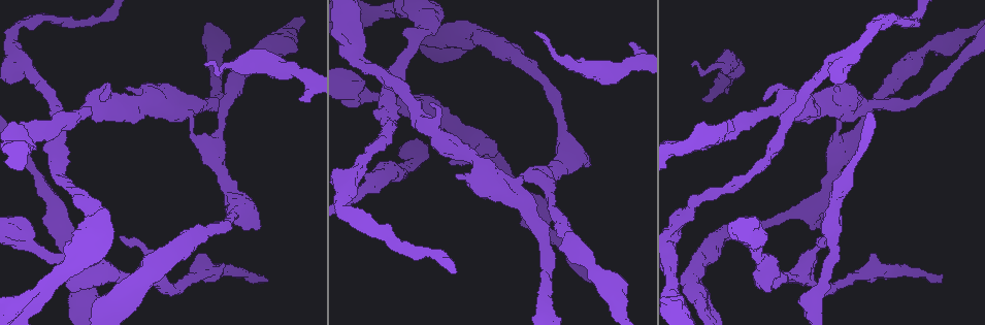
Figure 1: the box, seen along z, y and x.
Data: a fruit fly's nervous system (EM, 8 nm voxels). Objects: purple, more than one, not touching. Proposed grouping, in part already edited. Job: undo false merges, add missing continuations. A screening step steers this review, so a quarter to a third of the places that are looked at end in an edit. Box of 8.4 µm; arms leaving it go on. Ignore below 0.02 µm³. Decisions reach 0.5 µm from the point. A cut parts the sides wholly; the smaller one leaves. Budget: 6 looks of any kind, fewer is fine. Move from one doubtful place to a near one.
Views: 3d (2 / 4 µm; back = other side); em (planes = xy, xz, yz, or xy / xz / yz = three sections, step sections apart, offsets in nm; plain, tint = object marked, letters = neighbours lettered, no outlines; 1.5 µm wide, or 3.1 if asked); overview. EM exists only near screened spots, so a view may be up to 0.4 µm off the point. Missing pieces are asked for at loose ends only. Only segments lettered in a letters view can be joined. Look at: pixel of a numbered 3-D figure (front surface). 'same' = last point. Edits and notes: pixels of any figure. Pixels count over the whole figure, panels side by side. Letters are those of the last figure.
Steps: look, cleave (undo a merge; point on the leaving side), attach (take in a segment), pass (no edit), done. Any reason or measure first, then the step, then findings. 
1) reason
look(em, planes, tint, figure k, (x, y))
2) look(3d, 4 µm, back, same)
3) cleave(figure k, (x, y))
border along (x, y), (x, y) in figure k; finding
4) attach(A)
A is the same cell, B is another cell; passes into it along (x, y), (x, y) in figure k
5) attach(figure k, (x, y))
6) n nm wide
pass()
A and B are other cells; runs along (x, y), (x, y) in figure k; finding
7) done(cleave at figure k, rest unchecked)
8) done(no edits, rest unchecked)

end of a long branch
look(em, 3.1 µm, xz, step 8, tint, figure 1, (268, 281))

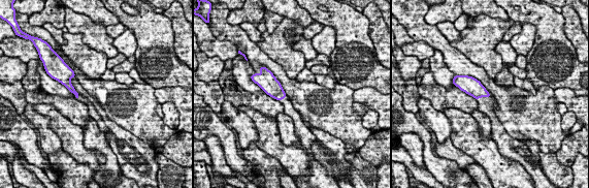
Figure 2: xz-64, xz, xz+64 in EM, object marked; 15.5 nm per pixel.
look(em, 3.1 µm, xz, step 8, letters, same)

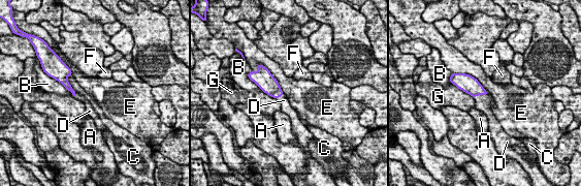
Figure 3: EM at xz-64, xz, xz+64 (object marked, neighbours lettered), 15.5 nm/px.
attach(D)
D is the same cell, A, B, C, E, F and G are other cells; passes into it along (470, 85), (480, 94), (484, 103) in figure 3; the neuron continues

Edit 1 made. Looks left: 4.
look(overview)

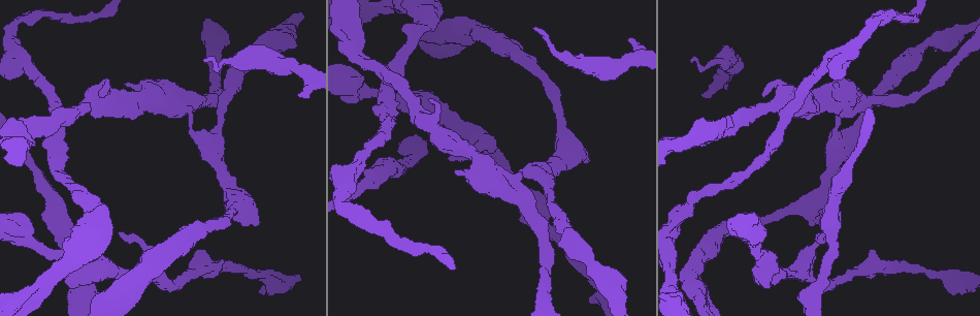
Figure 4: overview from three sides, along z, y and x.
free end
look(em, yz, step 4, letters, figure 4, (432, 99))

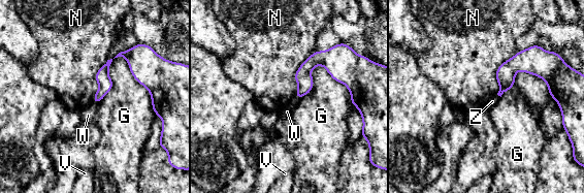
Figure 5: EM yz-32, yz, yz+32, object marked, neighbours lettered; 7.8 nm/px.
G touches over 550 nm
pass()
G, N, V, W and Z are other cells; border along (519, 51), (497, 68), (496, 94) in figure 5; none of them fits

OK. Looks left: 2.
an open end
look(em, planes, letters, figure 4, (702, 95))

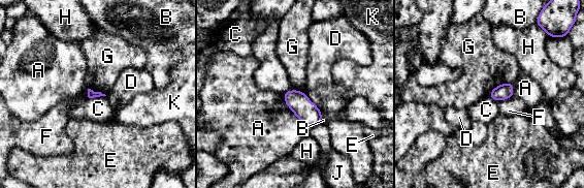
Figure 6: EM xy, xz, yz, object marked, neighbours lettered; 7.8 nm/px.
pass()
A, B, C, D, E, F, G, H, J and K are other cells; border along (105, 95), (88, 97) in figure 6; no lettered segment goes on from it

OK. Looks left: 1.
done(attach at figure 3, rest unchecked)

